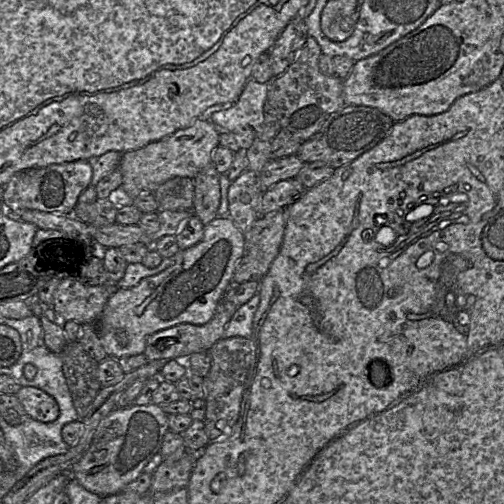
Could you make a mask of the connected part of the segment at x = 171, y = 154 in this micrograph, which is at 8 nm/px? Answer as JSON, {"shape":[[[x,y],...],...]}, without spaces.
{"shape":[[[196,119],[190,126],[179,129],[170,136],[149,143],[138,150],[122,153],[118,165],[122,174],[121,199],[130,202],[141,194],[153,193],[161,184],[174,177],[195,178],[202,169],[212,162],[213,151],[219,145],[219,134],[220,130],[210,120]]]}

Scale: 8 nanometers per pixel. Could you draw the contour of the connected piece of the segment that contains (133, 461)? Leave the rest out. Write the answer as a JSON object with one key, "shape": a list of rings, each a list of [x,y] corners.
{"shape":[[[154,403],[148,405],[130,405],[116,408],[104,417],[96,431],[92,443],[83,457],[71,468],[71,477],[86,490],[105,497],[125,491],[125,487],[134,481],[143,471],[152,457],[160,452],[163,438],[169,431],[168,415],[163,408]]]}

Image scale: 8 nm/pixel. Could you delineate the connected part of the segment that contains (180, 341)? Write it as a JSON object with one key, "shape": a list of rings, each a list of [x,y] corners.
{"shape":[[[221,299],[212,319],[204,325],[180,324],[174,327],[156,332],[147,339],[145,356],[149,361],[154,360],[183,360],[185,361],[191,354],[198,352],[208,352],[210,348],[221,338],[227,324],[237,310],[232,302]]]}

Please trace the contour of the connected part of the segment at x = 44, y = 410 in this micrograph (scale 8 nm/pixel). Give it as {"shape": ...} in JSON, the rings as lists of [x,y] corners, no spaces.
{"shape":[[[21,386],[15,396],[27,415],[34,420],[49,423],[59,416],[59,406],[56,400],[37,387]]]}

